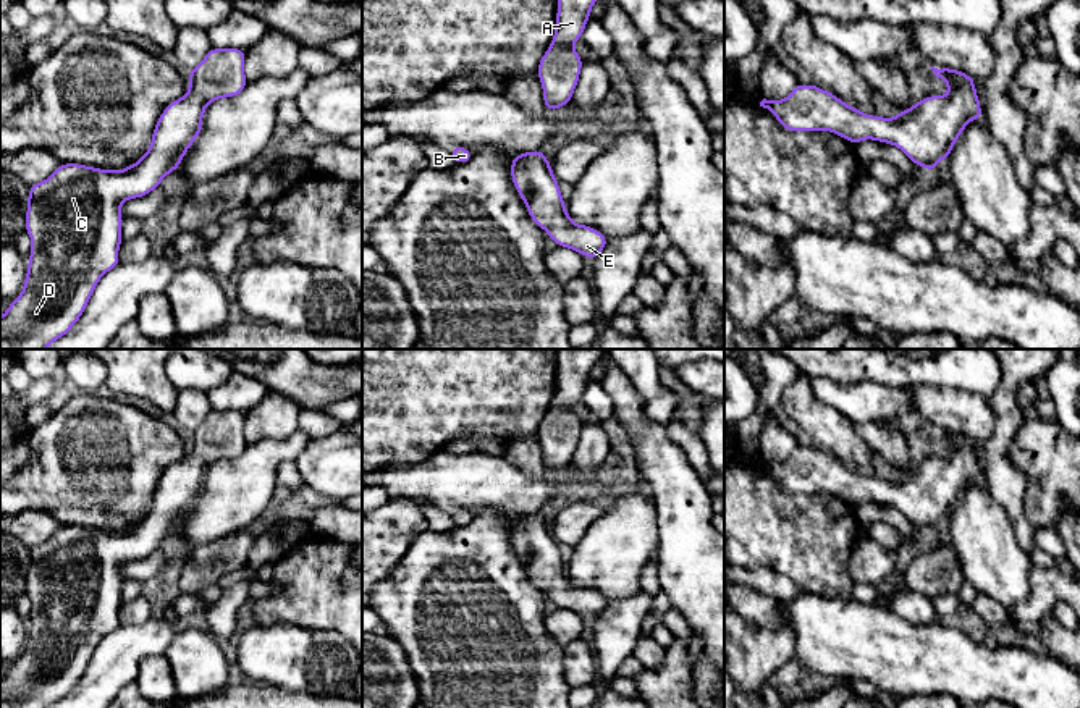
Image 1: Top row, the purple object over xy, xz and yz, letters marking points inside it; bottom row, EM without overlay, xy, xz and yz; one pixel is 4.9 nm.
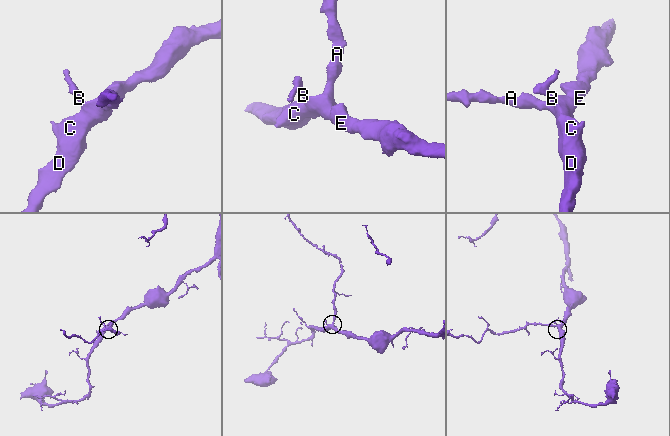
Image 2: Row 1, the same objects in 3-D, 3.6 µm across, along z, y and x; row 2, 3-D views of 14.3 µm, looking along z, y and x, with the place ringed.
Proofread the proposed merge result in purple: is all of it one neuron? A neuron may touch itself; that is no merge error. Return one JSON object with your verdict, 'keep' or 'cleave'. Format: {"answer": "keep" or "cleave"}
{"answer": "keep"}

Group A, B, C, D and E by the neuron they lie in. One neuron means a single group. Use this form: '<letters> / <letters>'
A B C D E

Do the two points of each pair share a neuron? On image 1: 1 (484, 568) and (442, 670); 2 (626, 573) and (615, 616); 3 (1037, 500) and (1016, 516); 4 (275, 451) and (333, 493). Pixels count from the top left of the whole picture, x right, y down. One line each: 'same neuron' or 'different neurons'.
1: same neuron
2: different neurons
3: different neurons
4: different neurons

